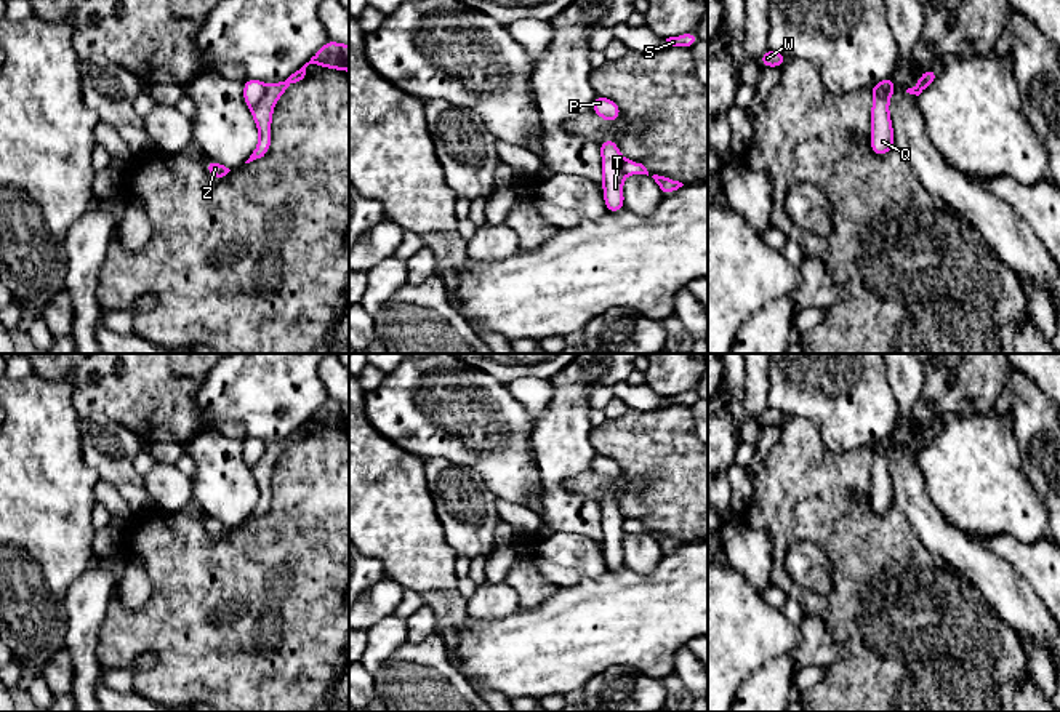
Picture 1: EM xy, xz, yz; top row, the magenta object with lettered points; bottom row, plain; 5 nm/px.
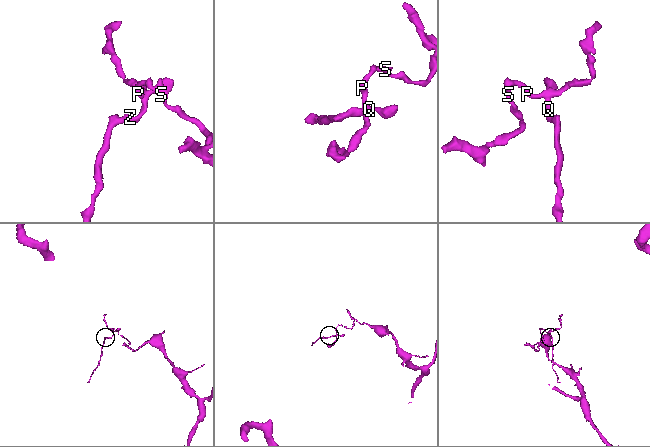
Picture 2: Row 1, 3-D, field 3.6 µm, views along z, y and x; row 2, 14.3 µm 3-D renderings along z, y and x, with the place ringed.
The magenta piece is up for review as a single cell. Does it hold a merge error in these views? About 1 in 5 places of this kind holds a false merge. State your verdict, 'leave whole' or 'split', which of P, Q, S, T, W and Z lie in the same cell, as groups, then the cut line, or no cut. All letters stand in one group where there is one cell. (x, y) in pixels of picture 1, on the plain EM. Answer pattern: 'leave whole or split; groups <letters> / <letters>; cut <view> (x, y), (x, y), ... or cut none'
split; groups P S T W / Q Z; cut xy (268, 444), (263, 456), (252, 468)

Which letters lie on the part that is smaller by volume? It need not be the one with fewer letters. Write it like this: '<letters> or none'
Q, Z

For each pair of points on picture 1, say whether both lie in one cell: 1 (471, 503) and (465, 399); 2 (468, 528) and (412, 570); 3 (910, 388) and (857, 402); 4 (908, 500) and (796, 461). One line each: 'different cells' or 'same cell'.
1: different cells
2: different cells
3: different cells
4: different cells

